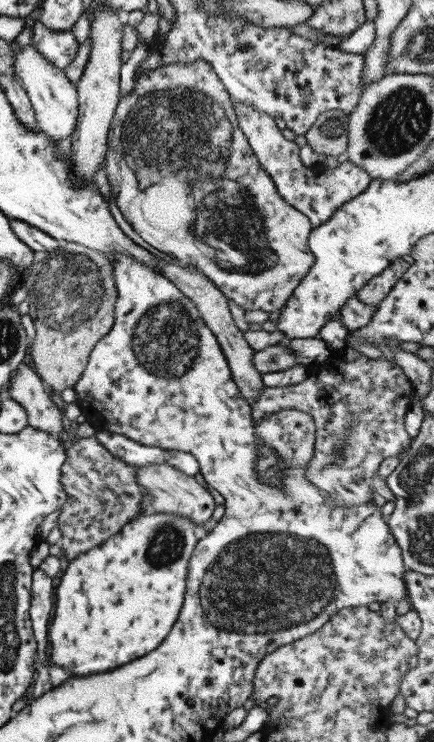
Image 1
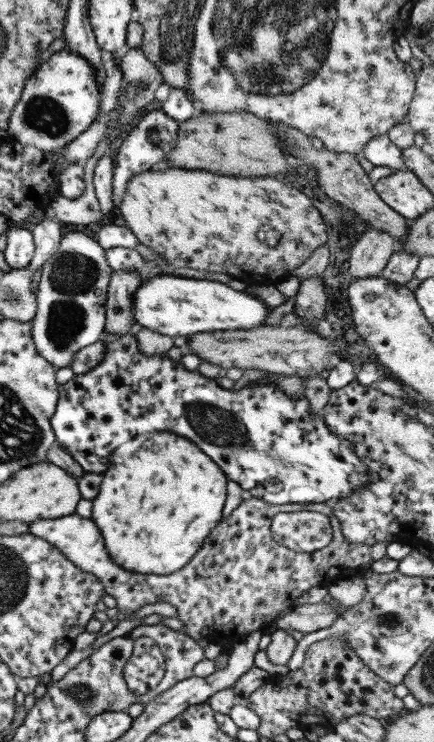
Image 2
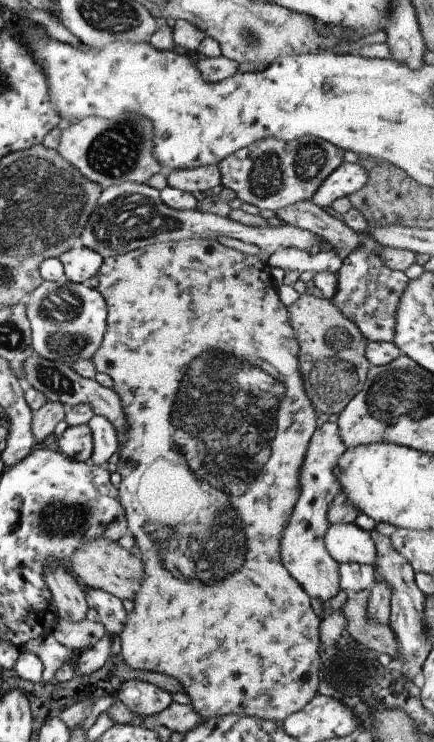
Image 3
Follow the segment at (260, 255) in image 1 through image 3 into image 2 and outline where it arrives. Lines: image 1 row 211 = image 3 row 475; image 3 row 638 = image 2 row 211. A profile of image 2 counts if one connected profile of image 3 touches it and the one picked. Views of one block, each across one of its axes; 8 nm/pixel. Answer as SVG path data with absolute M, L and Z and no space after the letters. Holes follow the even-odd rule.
M168 167L163 171L146 170L139 174L134 174L126 182L125 192L122 194L121 202L118 206L120 214L124 220L124 225L137 237L139 243L153 249L160 257L166 260L166 264L177 268L192 268L193 270L205 270L205 272L219 272L227 274L231 279L238 279L247 285L273 285L279 284L281 280L291 276L293 270L310 256L311 252L321 246L327 240L326 226L324 218L319 215L319 211L312 205L307 196L303 196L295 187L285 183L280 177L255 176L255 177L234 177L231 175L219 175L208 170L187 170Z

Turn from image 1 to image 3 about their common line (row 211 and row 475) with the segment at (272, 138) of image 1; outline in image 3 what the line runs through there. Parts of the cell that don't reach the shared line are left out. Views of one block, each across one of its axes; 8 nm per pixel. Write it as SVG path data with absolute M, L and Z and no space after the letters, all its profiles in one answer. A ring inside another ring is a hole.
M325 421L315 429L299 468L299 496L279 538L283 566L309 598L317 598L322 603L333 598L340 589L338 564L327 554L324 534L330 525L327 522L327 506L340 493L339 482L333 472L345 450L335 422Z

